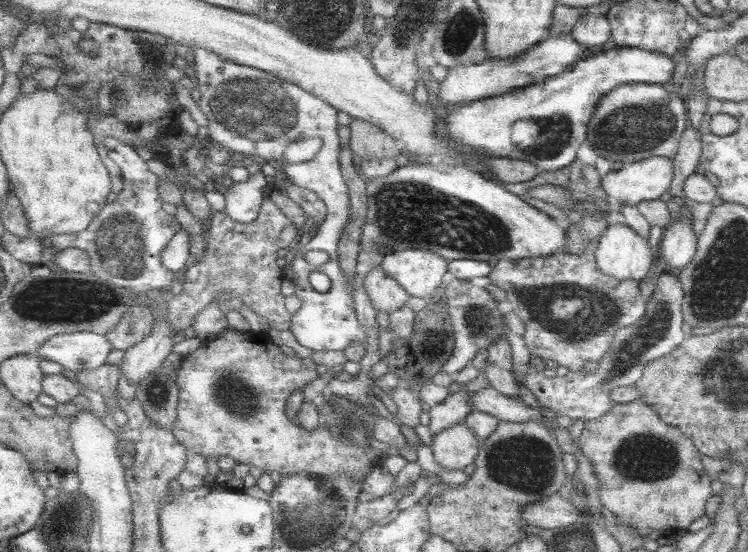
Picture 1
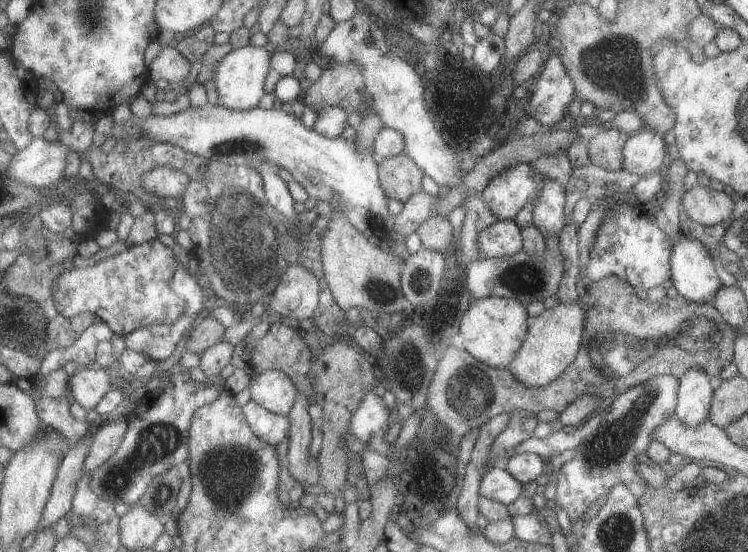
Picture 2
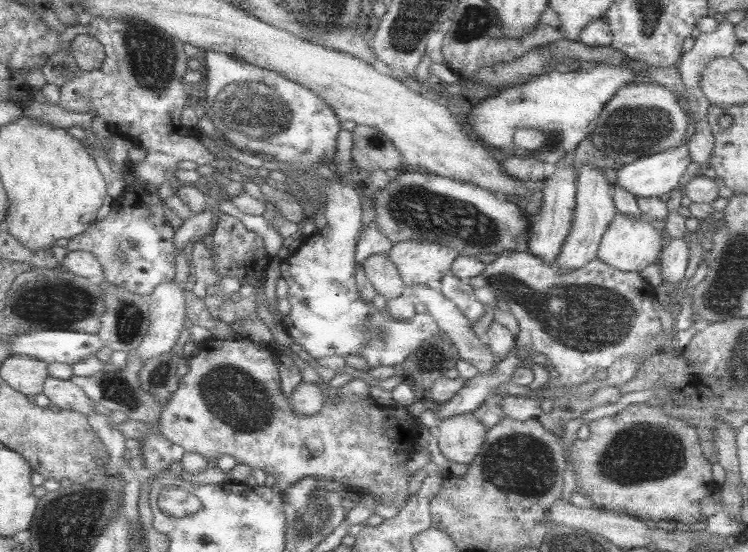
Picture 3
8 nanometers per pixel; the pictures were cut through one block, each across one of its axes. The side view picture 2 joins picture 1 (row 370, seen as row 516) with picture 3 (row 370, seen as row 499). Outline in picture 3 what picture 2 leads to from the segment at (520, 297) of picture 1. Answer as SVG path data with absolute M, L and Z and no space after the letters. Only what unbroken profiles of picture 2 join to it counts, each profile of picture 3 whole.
M507 250L499 254L495 262L487 264L481 276L467 282L477 290L485 288L497 300L503 300L509 304L519 326L519 332L517 332L519 356L543 354L549 366L555 370L555 376L547 380L547 386L551 388L561 388L561 386L575 388L585 382L591 382L595 372L605 372L609 366L613 366L613 362L619 362L623 358L635 360L635 366L639 370L649 356L655 356L661 352L661 346L657 344L657 336L663 332L661 332L661 320L653 308L655 288L647 284L639 276L639 272L621 272L595 258L585 266L581 266L579 270L559 276L557 262L545 264L543 260L531 254L525 254L523 250L517 250L517 252Z

